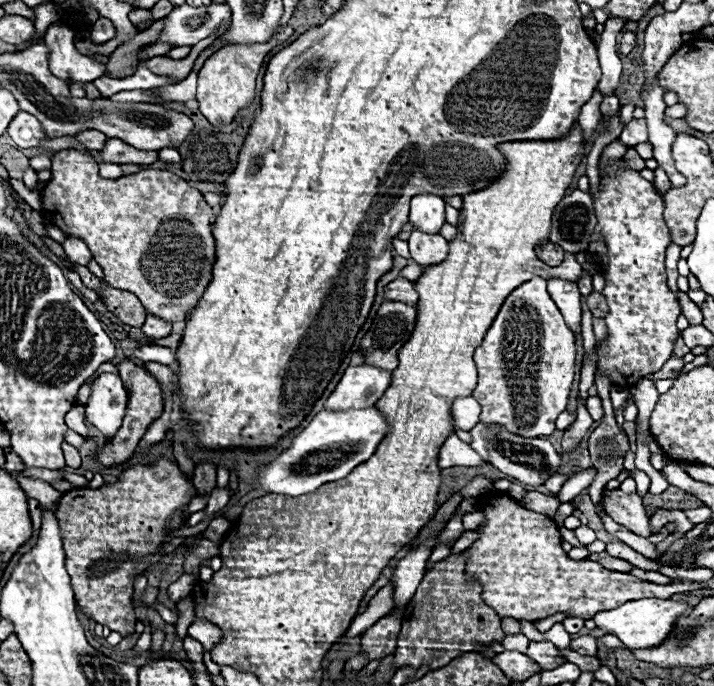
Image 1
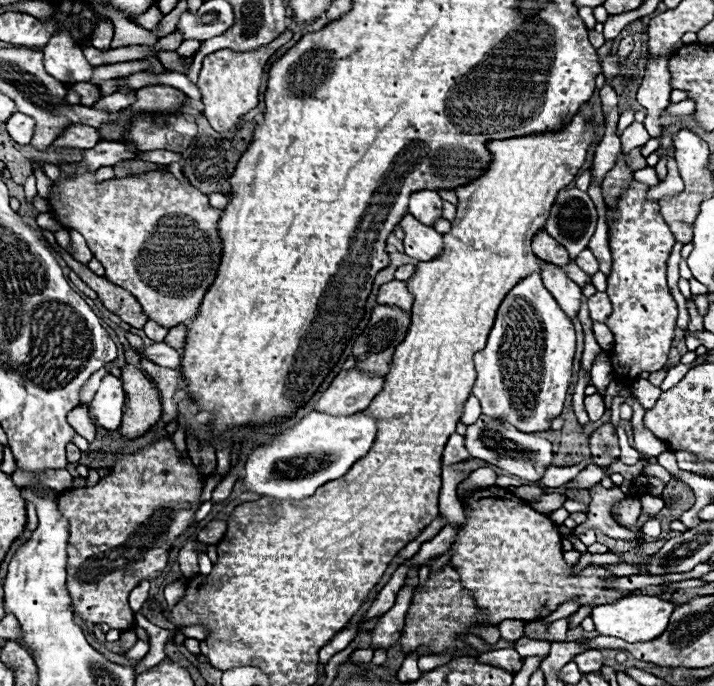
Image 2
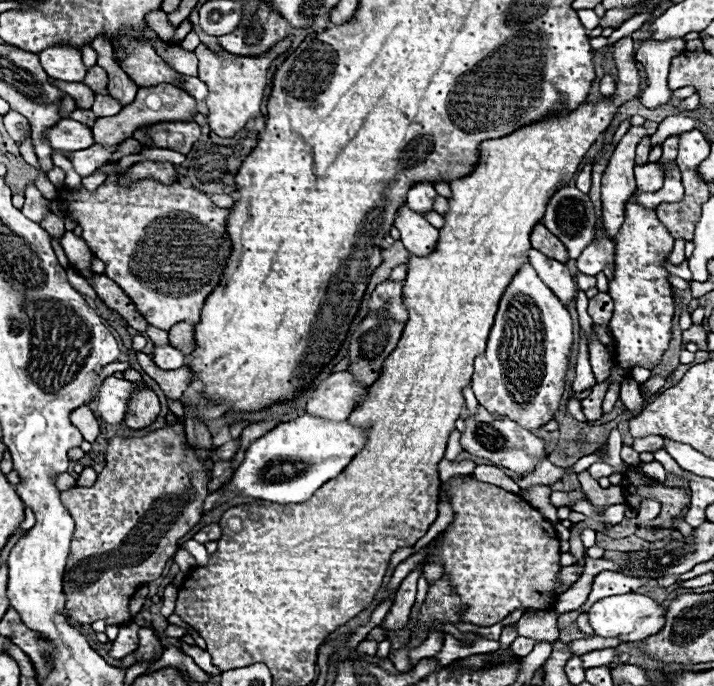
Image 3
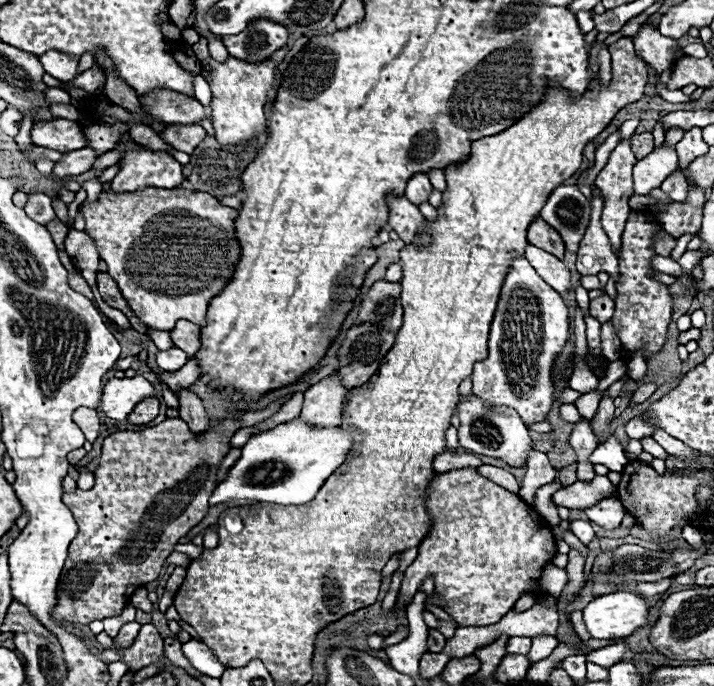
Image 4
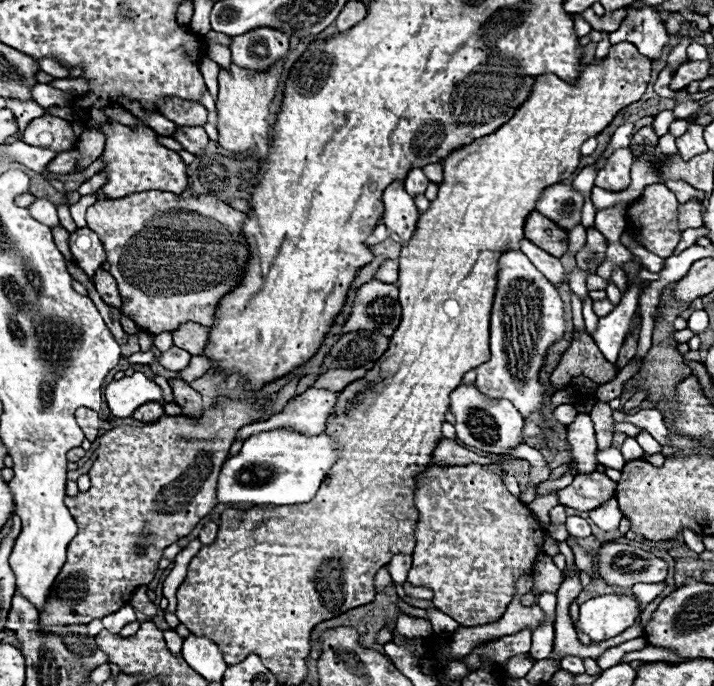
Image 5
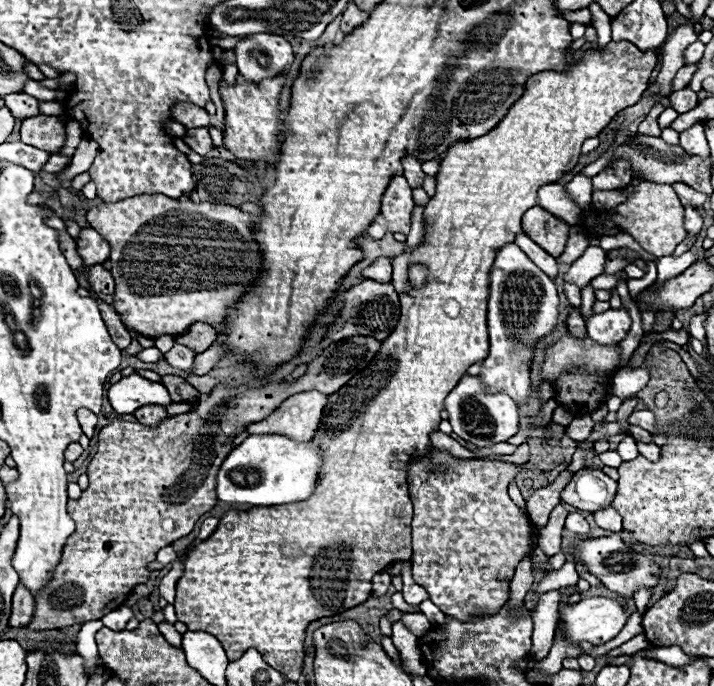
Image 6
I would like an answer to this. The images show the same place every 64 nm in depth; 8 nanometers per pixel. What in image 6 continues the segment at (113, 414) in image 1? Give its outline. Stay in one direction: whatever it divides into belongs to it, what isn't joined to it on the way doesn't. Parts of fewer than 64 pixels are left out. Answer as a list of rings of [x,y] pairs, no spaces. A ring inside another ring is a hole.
[[[130,374],[120,382],[112,384],[108,388],[108,400],[118,414],[132,414],[134,410],[146,404],[156,404],[156,406],[172,404],[170,394],[162,384],[146,380],[138,374]]]

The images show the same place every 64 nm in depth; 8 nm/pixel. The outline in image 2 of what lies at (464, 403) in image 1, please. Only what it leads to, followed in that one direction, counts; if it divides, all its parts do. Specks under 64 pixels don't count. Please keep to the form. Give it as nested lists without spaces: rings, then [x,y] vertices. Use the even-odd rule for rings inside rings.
[[[470,394],[468,400],[466,400],[466,406],[464,406],[464,410],[462,410],[462,418],[460,418],[460,422],[464,422],[464,424],[472,424],[472,422],[476,422],[478,416],[480,416],[480,402]]]

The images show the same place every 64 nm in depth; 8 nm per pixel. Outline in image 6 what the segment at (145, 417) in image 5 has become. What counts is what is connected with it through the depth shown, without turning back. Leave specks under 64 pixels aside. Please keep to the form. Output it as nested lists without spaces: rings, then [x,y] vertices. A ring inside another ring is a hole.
[[[142,406],[140,410],[134,412],[134,416],[144,426],[158,426],[168,418],[168,414],[166,414],[166,410],[162,406]]]

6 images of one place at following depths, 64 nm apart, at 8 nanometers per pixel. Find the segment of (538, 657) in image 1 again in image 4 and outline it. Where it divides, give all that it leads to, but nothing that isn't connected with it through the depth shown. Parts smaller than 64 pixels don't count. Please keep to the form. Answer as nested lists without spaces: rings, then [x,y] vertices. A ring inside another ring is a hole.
[[[512,636],[506,642],[506,654],[528,654],[532,640],[528,636]]]

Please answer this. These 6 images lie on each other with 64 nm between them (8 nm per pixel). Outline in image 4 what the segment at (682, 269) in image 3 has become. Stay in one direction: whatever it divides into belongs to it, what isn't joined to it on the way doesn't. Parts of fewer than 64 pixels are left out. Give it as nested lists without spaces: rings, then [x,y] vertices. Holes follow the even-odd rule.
[[[654,256],[654,258],[652,258],[652,268],[654,268],[656,272],[670,274],[670,276],[680,276],[680,274],[682,274],[680,266],[678,266],[672,258],[664,258],[664,256]]]

